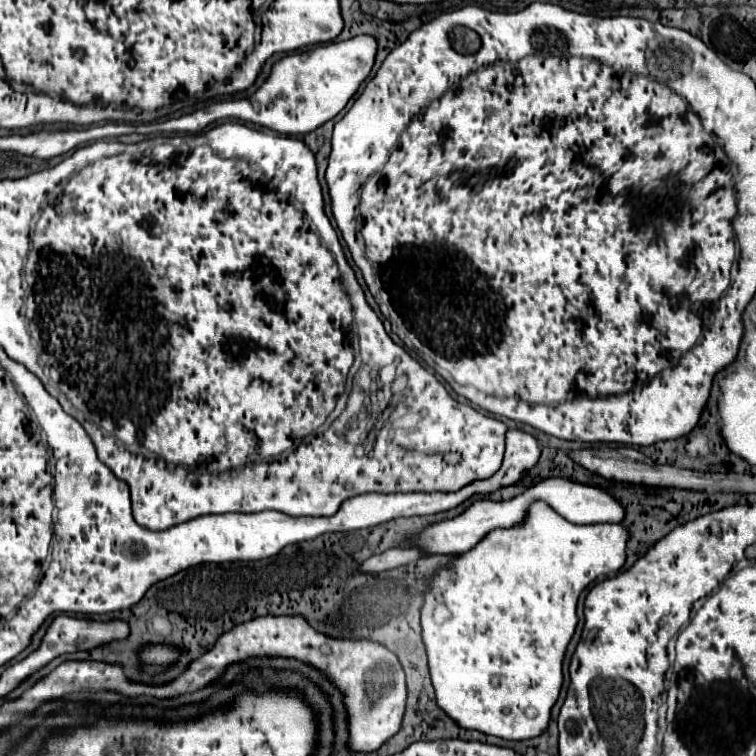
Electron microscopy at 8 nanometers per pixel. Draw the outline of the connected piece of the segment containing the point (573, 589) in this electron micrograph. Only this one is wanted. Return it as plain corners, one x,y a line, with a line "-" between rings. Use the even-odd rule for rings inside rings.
534,503
530,507
528,517
526,517
526,525
522,525
518,529
496,529
494,533
490,533
490,537
484,537
484,541
480,541
474,549
458,555
456,561
452,561
446,567
438,569
426,582
424,605
420,617
422,638
428,655
428,665
430,673
432,673
432,683
434,683
434,689
436,689
438,705
454,721
458,721
458,725
464,727
464,729
478,729
482,733
496,735
496,737
502,737
502,739
514,739
514,741
522,741
522,739
530,739
530,737
540,735
548,727
550,709
552,709
552,705
556,703
556,699
560,695
562,659
564,659
566,647
568,647
568,643
574,635
576,623
578,623
578,617
576,617
578,595
592,581
608,577
624,565
624,561
626,561
626,549
624,549
626,541
628,541
628,533
624,529
624,525
620,525
620,523
618,525
610,525
610,523
604,523
604,525
574,525
574,523
564,521
546,503
-
450,595
460,599
460,603
464,603
464,597
468,597
468,601
464,605
450,605
448,603

